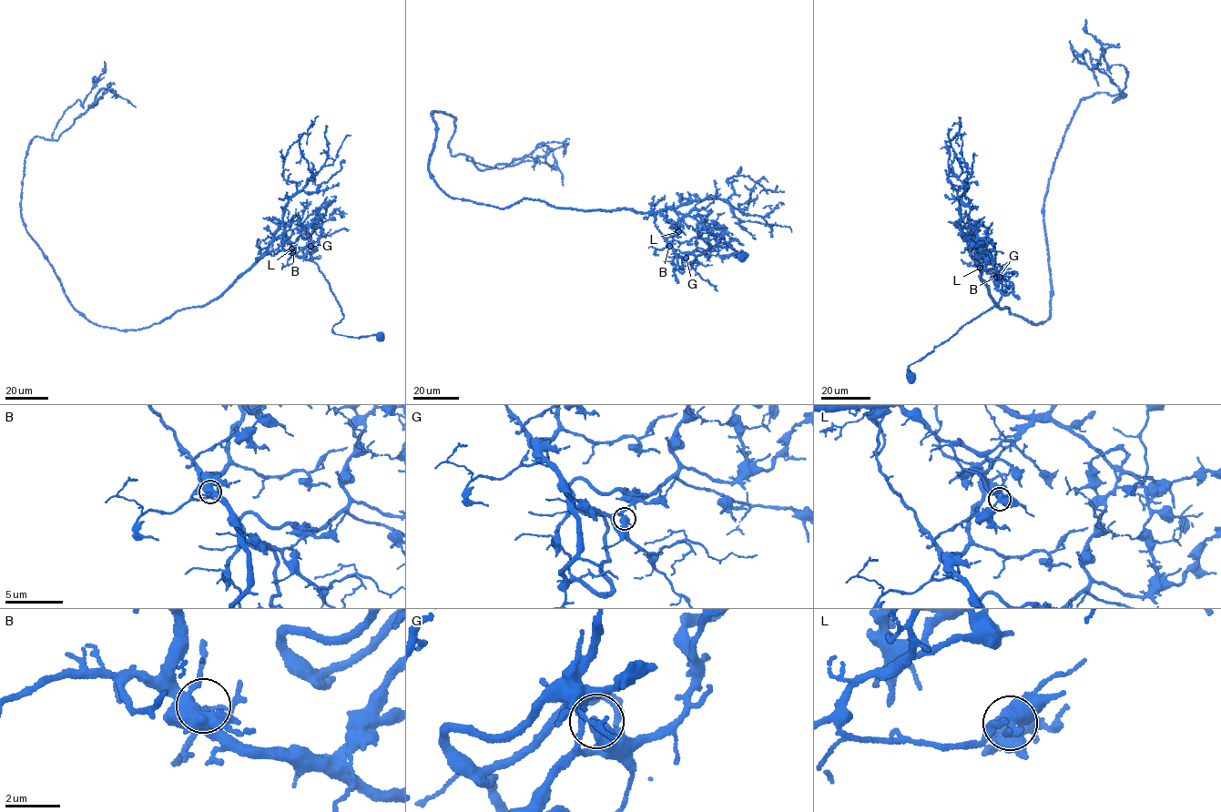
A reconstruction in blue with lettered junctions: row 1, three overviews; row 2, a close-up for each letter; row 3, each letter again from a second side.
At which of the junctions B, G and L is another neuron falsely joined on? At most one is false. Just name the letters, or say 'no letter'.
L

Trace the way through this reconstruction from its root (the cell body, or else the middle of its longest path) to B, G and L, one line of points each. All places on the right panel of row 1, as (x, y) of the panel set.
B: (910, 378), (909, 376), (913, 374), (908, 370), (909, 366), (997, 304), (1002, 295), (996, 285), (996, 277)
G: (910, 378), (909, 376), (913, 374), (908, 370), (909, 366), (997, 304), (1002, 295), (997, 286), (1000, 277)
L: (910, 378), (913, 374), (909, 366), (993, 307), (1002, 295), (994, 282), (994, 272), (990, 274), (980, 268)

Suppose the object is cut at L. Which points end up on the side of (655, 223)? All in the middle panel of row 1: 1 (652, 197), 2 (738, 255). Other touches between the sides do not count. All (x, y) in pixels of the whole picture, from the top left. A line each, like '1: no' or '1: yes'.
1: no
2: yes

